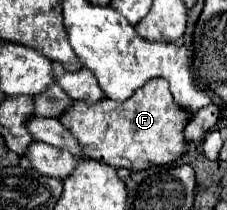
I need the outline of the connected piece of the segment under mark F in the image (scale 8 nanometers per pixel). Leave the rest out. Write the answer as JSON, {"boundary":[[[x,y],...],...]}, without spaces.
{"boundary":[[[164,78],[148,80],[126,102],[102,98],[88,104],[82,100],[74,100],[72,106],[60,116],[60,122],[78,140],[84,158],[94,158],[114,168],[122,166],[134,170],[170,164],[180,158],[186,150],[182,130],[188,120],[190,114],[172,100],[168,82]]]}

